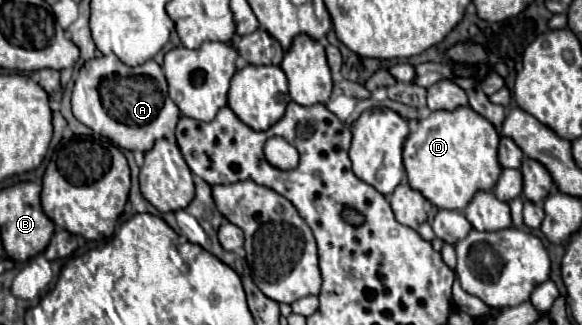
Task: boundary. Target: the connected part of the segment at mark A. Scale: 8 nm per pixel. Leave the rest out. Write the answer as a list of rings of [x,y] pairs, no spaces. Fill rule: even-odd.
[[[99,56],[83,64],[73,86],[71,96],[73,114],[79,122],[111,138],[125,150],[151,150],[157,138],[175,140],[175,128],[179,120],[179,108],[167,94],[167,82],[161,66],[155,60],[147,60],[141,66],[127,66],[117,56]]]

